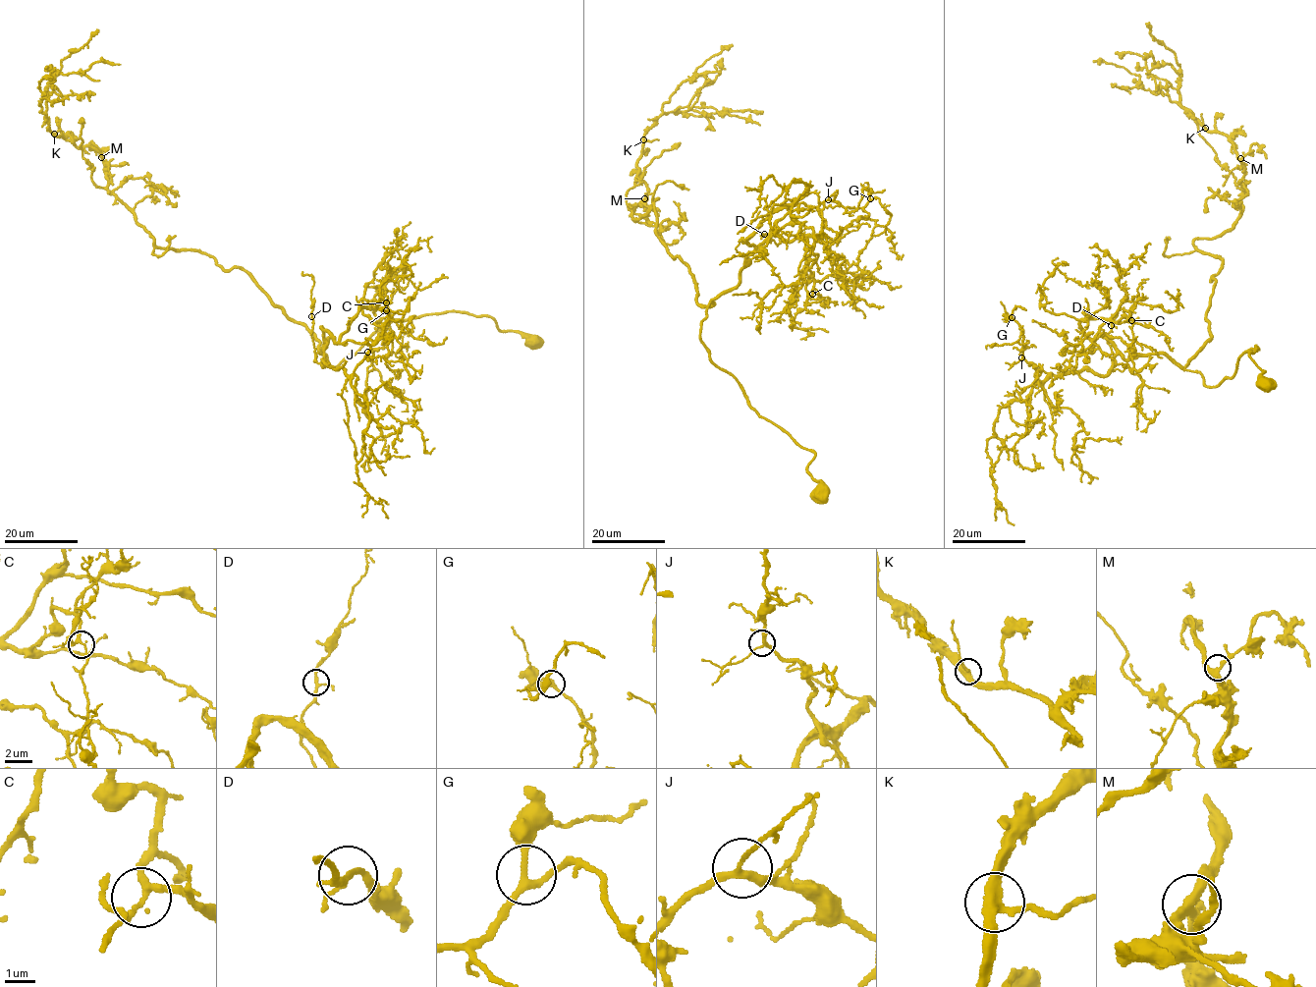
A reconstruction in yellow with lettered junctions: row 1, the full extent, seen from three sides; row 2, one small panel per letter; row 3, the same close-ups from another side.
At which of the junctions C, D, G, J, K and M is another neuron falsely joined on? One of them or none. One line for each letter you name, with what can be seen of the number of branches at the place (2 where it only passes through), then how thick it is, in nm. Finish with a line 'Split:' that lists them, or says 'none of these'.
Split: none of these

